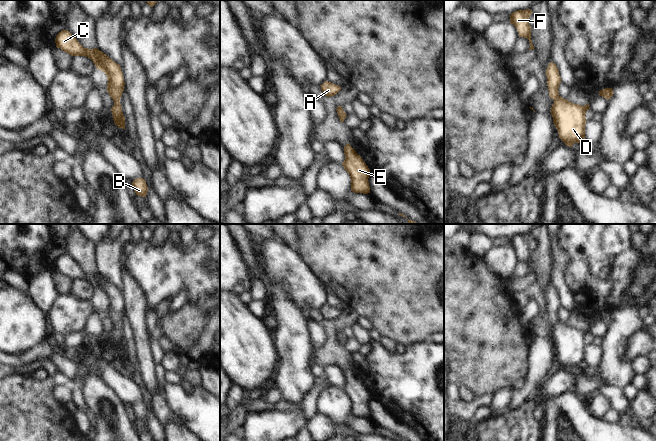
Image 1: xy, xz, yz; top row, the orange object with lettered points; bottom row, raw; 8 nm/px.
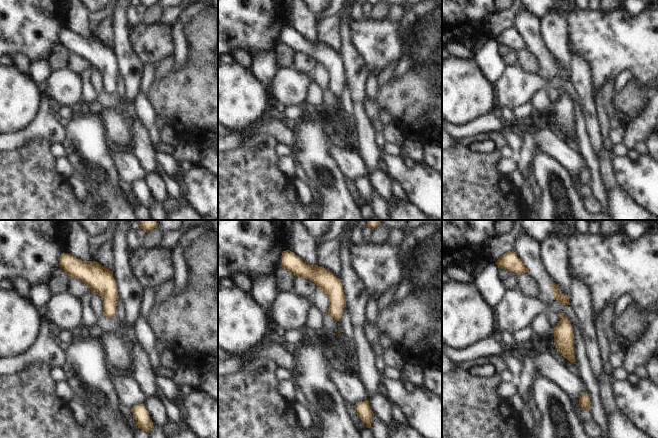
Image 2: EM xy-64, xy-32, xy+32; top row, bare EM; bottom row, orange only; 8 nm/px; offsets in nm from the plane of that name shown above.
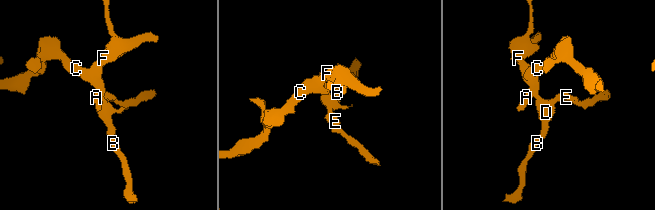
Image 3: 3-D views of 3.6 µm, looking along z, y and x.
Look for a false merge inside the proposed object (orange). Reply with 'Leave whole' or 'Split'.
Leave whole

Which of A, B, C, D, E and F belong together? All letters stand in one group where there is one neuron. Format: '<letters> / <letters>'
A B C D E F

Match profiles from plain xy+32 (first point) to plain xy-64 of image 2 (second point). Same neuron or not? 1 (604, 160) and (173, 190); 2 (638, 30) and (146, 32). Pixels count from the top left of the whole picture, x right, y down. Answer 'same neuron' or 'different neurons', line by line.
1: different neurons
2: same neuron

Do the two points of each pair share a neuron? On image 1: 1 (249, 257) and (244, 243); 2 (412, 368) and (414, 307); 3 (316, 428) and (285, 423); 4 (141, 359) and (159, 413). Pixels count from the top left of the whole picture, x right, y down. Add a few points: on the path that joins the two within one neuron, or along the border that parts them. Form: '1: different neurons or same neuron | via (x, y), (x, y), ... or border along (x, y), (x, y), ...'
1: same neuron | via (249, 254), (245, 246)
2: different neurons | border along (428, 339), (423, 342), (414, 342), (407, 347)
3: different neurons | border along (307, 421), (304, 426)
4: different neurons | border along (156, 391), (152, 396)

